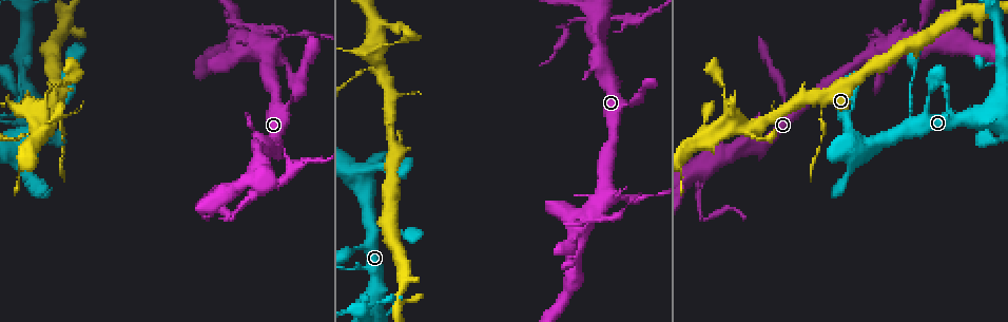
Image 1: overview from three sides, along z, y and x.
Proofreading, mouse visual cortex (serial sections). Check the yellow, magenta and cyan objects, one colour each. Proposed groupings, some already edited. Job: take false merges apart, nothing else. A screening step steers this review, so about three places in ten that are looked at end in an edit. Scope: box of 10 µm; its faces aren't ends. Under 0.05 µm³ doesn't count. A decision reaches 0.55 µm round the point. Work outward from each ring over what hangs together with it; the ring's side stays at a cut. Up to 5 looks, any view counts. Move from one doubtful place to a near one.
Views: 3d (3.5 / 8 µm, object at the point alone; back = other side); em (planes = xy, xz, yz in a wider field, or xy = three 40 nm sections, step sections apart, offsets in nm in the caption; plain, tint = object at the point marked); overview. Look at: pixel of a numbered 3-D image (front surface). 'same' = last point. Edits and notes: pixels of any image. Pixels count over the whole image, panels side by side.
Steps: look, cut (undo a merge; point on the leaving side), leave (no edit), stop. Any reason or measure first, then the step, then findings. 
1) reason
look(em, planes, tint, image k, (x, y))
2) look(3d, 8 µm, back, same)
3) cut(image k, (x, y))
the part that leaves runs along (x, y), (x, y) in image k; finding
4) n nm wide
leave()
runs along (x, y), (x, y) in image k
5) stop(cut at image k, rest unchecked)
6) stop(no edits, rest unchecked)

sharp bend
look(3d, 3.5 µm, image 1, (272, 26))

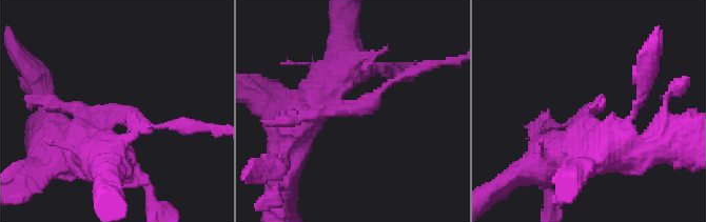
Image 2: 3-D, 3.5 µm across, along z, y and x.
arms of 100, 500 nm
look(em, xy, step 1, tint, image 2, (116, 113))

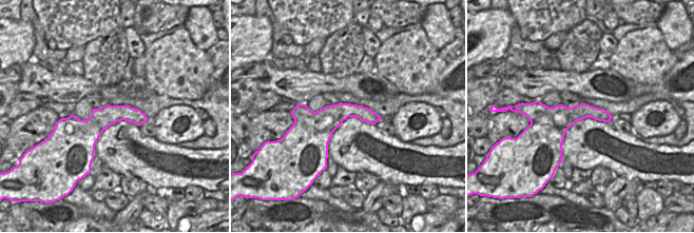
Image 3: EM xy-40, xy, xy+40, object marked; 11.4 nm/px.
cut(image 2, (374, 102))
two cells meet here

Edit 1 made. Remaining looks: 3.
four or more arms meet
look(3d, 8 µm, image 1, (696, 178))

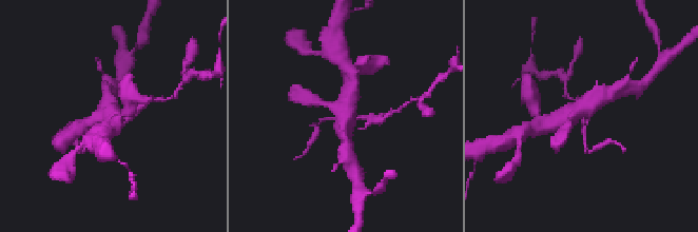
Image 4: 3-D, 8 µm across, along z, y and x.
look(3d, 3.5 µm, back, same)

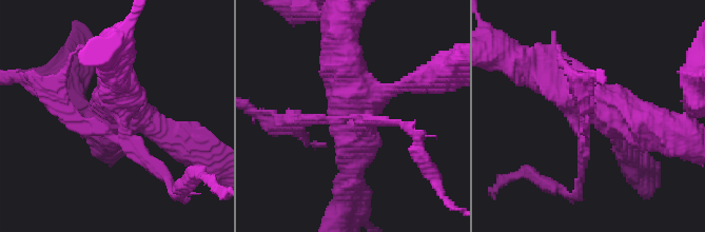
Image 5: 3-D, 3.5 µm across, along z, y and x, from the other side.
look(em, planes, tint, image 5, (106, 110))

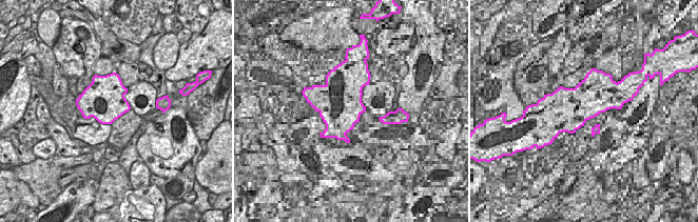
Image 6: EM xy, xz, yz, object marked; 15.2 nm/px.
cut(image 5, (152, 170))
the part that leaves runs along (339, 119), (262, 119) in image 5; two cells meet here

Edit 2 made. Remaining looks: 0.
stop(cut at image 2, cut at image 5, rest unchecked)

